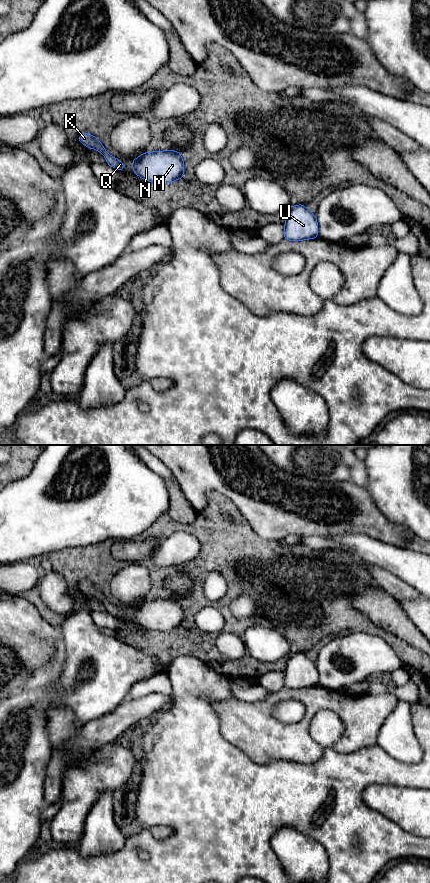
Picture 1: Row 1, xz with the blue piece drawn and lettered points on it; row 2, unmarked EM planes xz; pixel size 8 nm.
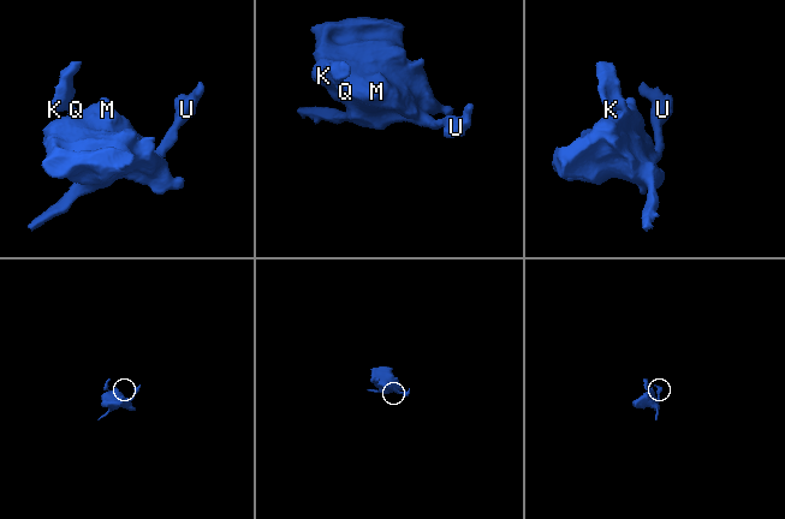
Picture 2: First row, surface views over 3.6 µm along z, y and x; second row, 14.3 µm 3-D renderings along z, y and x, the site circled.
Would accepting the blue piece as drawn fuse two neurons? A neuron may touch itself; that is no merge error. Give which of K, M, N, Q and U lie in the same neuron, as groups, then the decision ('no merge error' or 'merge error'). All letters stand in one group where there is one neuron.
K M N Q U | no merge error

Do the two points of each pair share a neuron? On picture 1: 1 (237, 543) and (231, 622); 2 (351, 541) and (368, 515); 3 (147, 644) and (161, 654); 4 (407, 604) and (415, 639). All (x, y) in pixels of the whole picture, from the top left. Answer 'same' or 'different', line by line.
1: same
2: different
3: same
4: different

